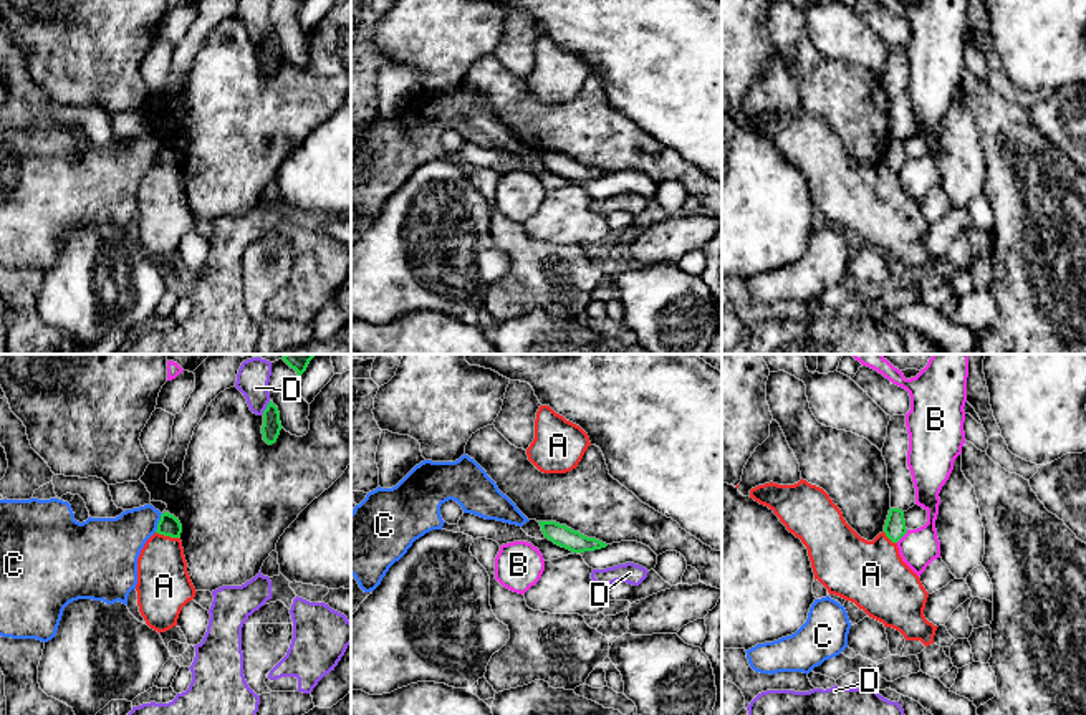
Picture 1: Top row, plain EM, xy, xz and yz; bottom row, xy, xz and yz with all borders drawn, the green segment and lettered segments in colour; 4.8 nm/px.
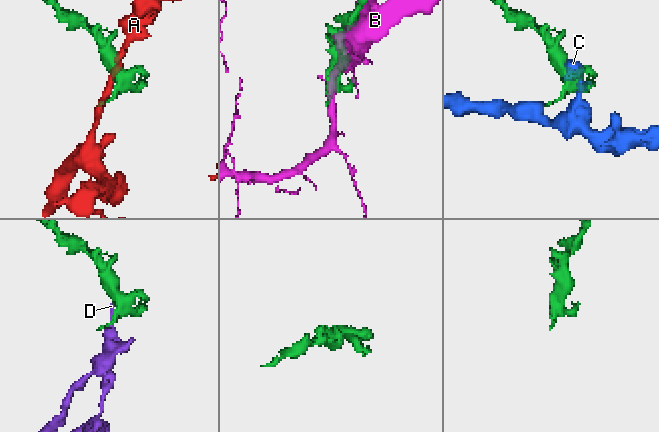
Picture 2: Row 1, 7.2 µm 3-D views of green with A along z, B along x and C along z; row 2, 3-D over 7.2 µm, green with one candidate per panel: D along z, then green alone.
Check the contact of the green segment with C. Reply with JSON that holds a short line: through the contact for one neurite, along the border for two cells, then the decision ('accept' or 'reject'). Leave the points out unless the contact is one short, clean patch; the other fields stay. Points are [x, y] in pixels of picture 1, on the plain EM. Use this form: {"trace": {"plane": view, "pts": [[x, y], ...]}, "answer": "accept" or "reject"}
{"trace": {"plane": "xy", "pts": [[163, 143], [154, 161]]}, "answer": "reject"}

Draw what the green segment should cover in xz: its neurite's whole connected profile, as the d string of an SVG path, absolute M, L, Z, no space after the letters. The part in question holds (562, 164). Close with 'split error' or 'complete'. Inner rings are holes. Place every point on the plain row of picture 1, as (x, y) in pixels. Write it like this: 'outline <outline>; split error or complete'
outline M538 151L538 152L541 156L545 167L573 182L594 180L608 175L606 172L596 167L588 167L579 161L568 157L566 154L560 154L556 151Z; complete

